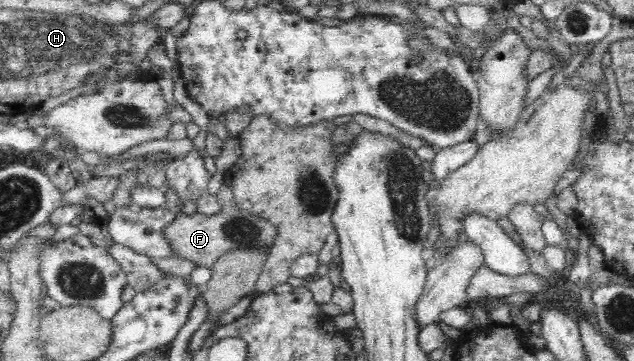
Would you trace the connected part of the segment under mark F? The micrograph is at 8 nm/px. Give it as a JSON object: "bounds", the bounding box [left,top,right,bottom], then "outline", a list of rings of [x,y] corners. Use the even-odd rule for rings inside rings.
{"bounds":[162,184,277,269],"outline":[[[223,184],[217,195],[221,210],[214,216],[195,213],[187,215],[181,212],[177,218],[162,228],[162,235],[170,246],[172,254],[177,258],[185,258],[197,264],[212,269],[216,260],[225,251],[237,247],[252,245],[269,245],[271,248],[277,234],[276,226],[265,218],[259,218],[249,211],[243,211],[235,205],[233,193]]]}

